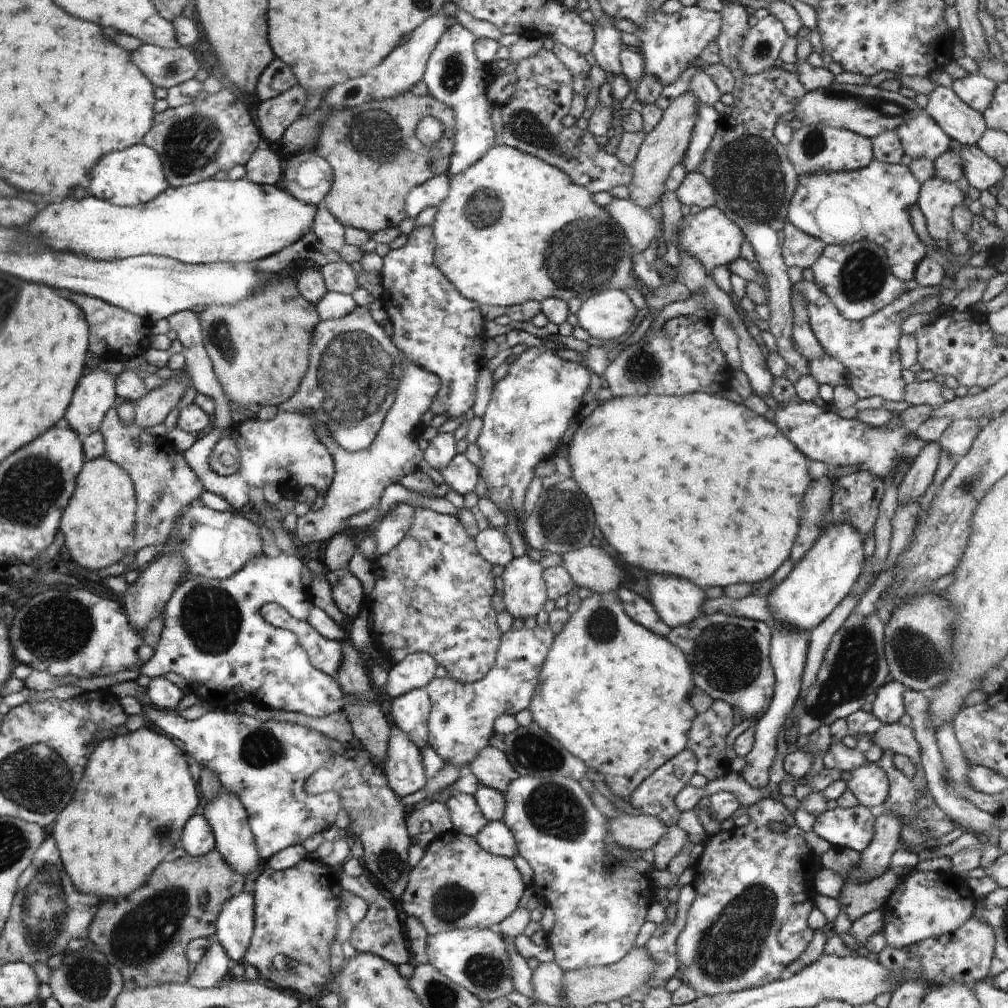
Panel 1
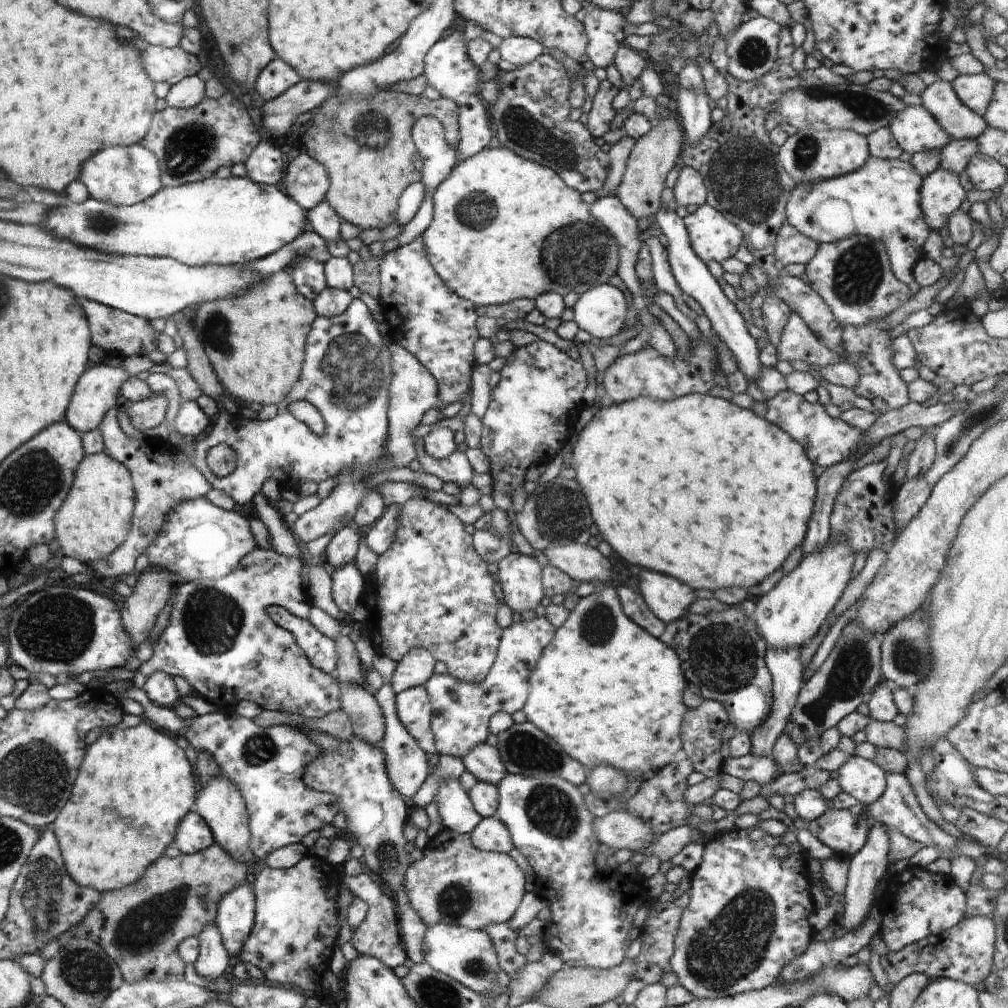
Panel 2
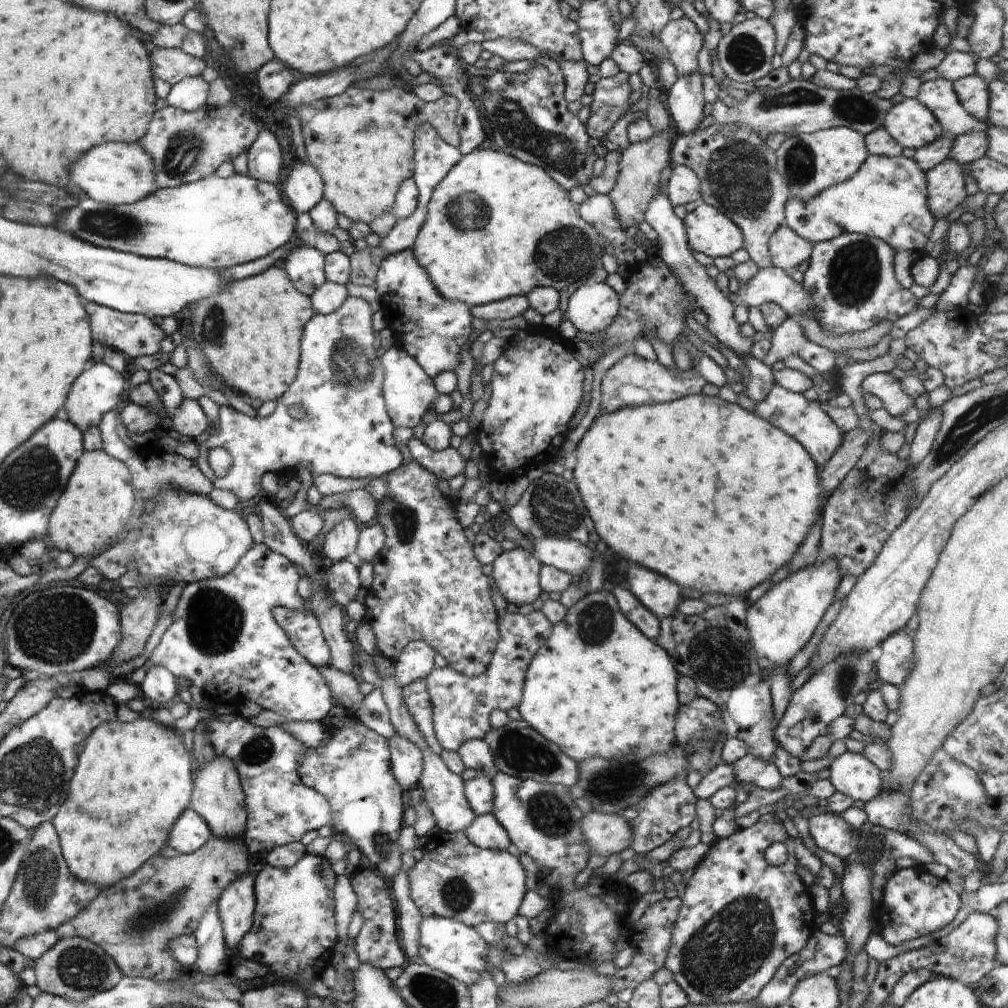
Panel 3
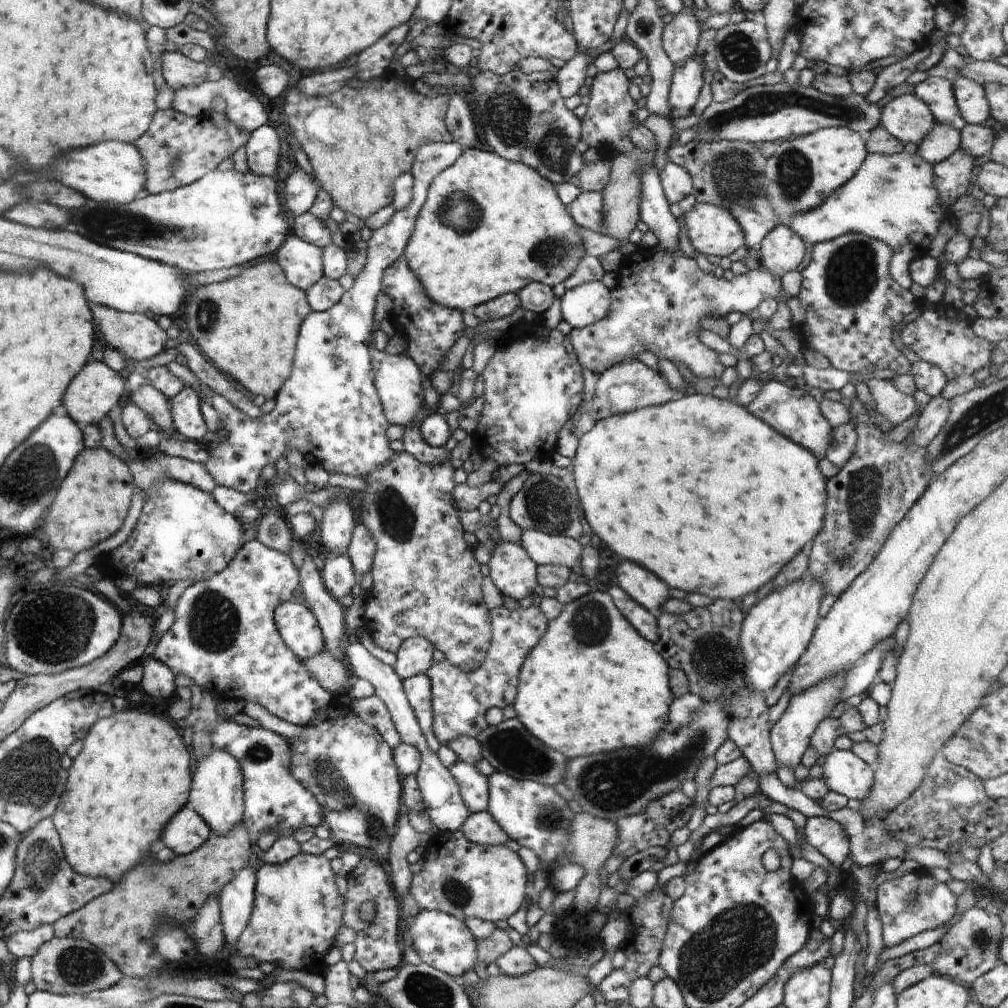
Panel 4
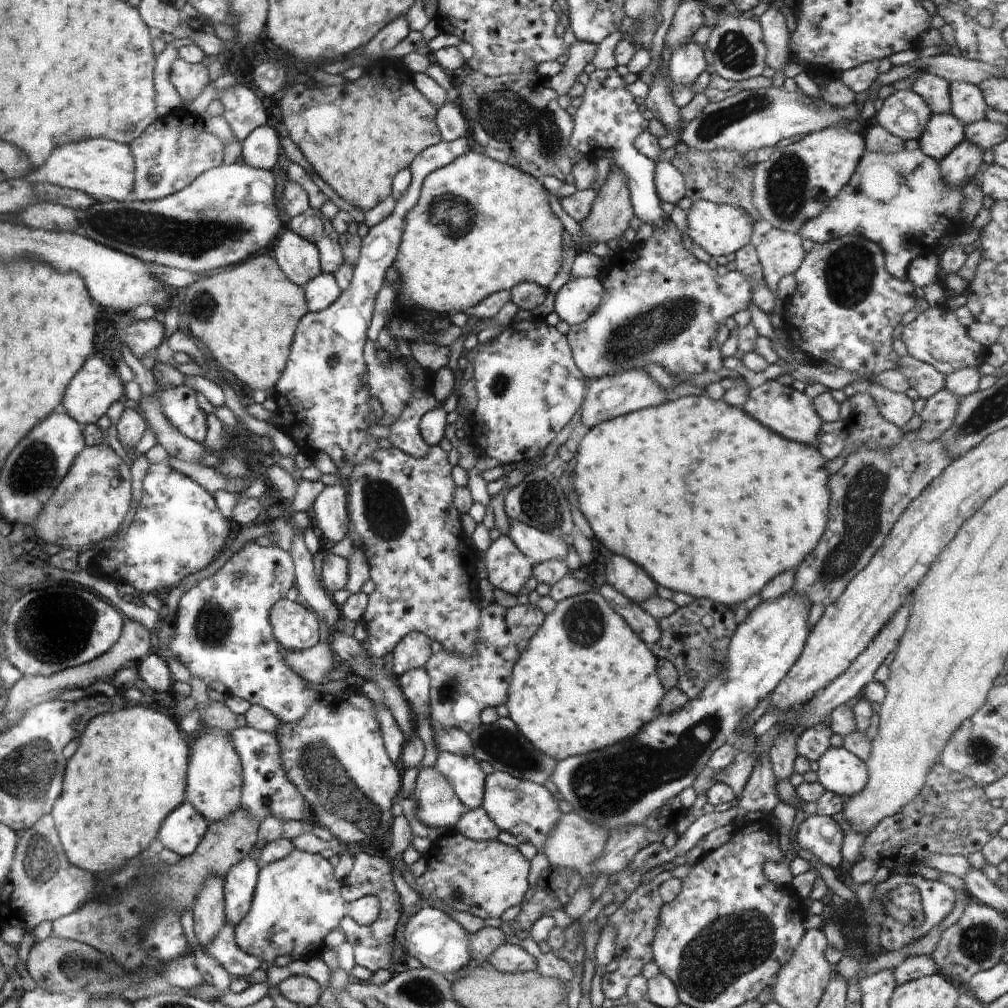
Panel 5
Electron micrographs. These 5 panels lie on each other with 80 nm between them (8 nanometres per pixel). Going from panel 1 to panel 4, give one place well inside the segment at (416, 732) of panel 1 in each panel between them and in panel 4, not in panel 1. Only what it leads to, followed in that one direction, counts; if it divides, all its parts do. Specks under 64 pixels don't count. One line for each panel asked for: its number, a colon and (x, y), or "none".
2: (413, 706)
3: (416, 697)
4: (417, 688)

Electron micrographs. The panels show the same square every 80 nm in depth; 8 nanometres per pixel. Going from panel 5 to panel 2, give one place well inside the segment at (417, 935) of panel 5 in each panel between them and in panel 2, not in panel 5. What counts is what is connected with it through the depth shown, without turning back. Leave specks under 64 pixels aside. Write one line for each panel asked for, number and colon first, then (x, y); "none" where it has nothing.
2: (468, 956)
3: (460, 951)
4: (442, 941)

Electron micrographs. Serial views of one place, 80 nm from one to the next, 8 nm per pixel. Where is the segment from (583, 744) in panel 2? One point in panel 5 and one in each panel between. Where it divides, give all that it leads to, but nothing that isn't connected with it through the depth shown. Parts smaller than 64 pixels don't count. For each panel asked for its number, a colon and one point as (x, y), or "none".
3: (598, 686)
4: (592, 684)
5: (585, 681)

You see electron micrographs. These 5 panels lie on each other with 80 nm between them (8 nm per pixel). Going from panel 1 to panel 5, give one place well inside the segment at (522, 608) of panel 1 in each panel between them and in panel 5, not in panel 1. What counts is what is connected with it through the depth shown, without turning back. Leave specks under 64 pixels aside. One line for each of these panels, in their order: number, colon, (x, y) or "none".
2: (520, 575)
3: (516, 572)
4: (514, 573)
5: (508, 569)

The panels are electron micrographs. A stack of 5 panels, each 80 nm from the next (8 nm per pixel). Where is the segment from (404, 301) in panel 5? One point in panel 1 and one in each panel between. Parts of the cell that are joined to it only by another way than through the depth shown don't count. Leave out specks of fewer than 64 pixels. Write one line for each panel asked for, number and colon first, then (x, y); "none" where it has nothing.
1: (512, 229)
2: (504, 227)
3: (496, 227)
4: (489, 226)

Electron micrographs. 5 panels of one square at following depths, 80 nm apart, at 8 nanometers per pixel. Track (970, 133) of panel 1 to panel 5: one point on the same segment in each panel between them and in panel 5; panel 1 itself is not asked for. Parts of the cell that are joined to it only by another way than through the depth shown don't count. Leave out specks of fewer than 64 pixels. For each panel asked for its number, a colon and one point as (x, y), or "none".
2: (939, 99)
3: (938, 95)
4: (937, 93)
5: (933, 89)

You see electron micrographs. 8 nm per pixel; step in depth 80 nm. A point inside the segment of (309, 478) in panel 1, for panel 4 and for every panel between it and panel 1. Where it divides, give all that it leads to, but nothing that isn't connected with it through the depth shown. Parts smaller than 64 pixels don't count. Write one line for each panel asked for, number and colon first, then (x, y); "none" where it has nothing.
2: (346, 373)
3: (347, 432)
4: (329, 409)

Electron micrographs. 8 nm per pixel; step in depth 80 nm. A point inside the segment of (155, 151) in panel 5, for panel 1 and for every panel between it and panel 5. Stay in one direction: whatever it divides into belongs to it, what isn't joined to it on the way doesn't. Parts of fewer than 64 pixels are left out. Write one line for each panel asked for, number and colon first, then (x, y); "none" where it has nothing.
1: (215, 132)
2: (192, 143)
3: (186, 146)
4: (178, 149)

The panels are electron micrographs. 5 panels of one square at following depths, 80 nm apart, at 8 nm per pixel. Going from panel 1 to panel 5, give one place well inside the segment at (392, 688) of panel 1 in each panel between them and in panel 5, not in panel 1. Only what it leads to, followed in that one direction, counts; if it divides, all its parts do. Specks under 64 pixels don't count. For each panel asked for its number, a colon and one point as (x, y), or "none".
2: (413, 670)
3: (416, 660)
4: (414, 657)
5: (413, 652)

